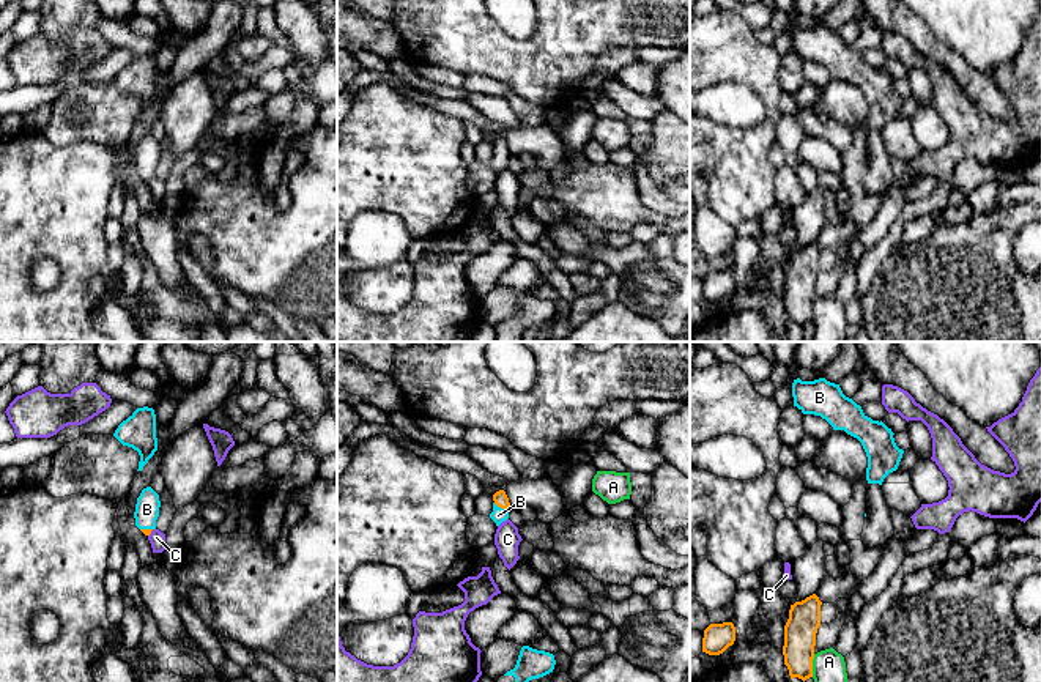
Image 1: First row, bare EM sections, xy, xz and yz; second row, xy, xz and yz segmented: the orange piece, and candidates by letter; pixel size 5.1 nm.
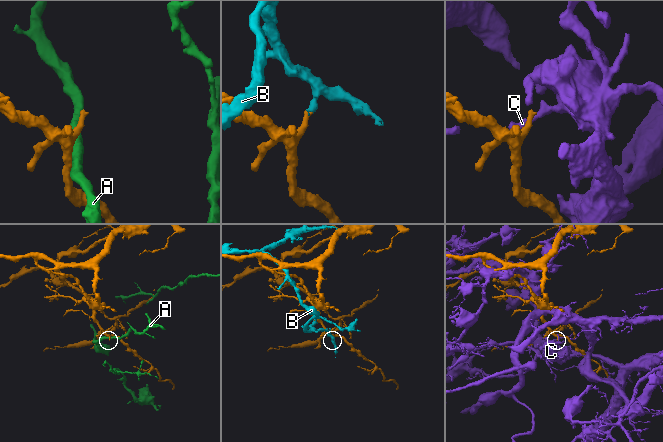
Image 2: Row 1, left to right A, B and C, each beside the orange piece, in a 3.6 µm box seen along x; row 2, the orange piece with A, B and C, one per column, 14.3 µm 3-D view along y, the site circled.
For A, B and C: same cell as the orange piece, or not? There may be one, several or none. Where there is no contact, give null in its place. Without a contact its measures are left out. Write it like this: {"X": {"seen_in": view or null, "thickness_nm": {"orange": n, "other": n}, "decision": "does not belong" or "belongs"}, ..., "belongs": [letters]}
{"A": {"seen_in": "yz", "thickness_nm": {"orange": 160, "other": 160}, "decision": "does not belong"}, "B": {"seen_in": "xz", "thickness_nm": {"orange": 70, "other": 80}, "decision": "does not belong"}, "C": {"seen_in": "xy", "thickness_nm": {"orange": 30, "other": 80}, "decision": "does not belong"}, "belongs": []}

